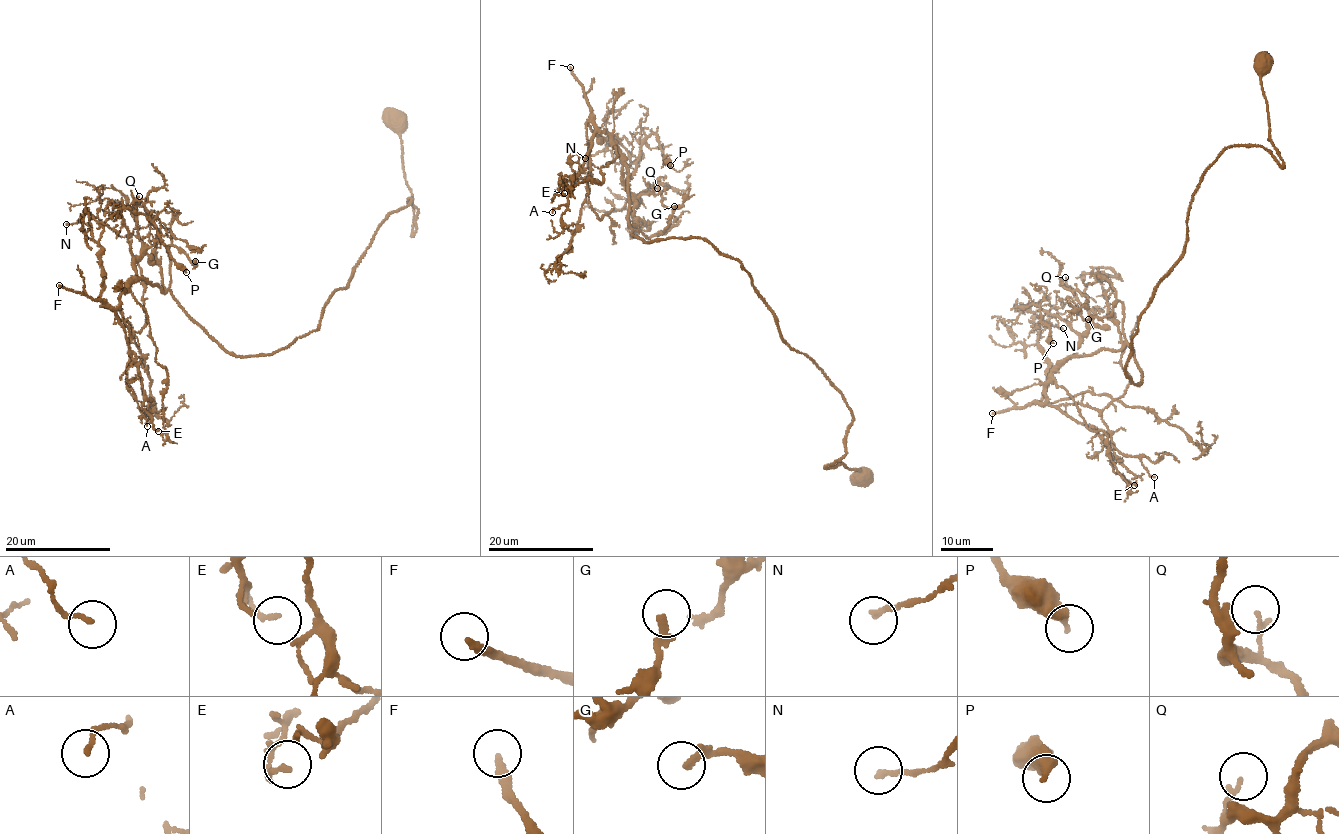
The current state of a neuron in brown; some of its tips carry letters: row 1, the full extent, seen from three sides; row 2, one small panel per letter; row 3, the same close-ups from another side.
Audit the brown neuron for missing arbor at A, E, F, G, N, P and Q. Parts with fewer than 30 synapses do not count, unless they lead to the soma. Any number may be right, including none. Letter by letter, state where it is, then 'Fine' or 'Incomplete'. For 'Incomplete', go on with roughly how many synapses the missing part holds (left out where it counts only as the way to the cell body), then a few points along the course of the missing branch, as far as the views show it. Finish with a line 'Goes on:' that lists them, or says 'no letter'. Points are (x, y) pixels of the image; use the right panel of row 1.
A: Place: (1154, 477). Fine
E: Place: (1134, 485). Fine
F: Place: (992, 413). Incomplete. Roughly 60 synapses
G: Place: (1088, 319). Fine
N: Place: (1063, 328). Fine
P: Place: (1053, 343). Fine
Q: Place: (1065, 277). Fine
Goes on: F

